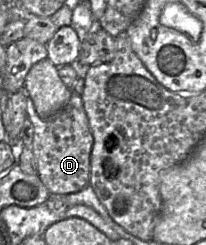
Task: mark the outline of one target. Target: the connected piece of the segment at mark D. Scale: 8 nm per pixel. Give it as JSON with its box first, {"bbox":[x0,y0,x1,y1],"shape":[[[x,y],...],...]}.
{"bbox":[27,92,94,195],"shape":[[[73,92],[68,103],[47,119],[39,117],[32,99],[28,97],[27,115],[34,126],[32,151],[37,162],[38,175],[49,192],[67,195],[88,186],[94,139],[81,95]]]}

